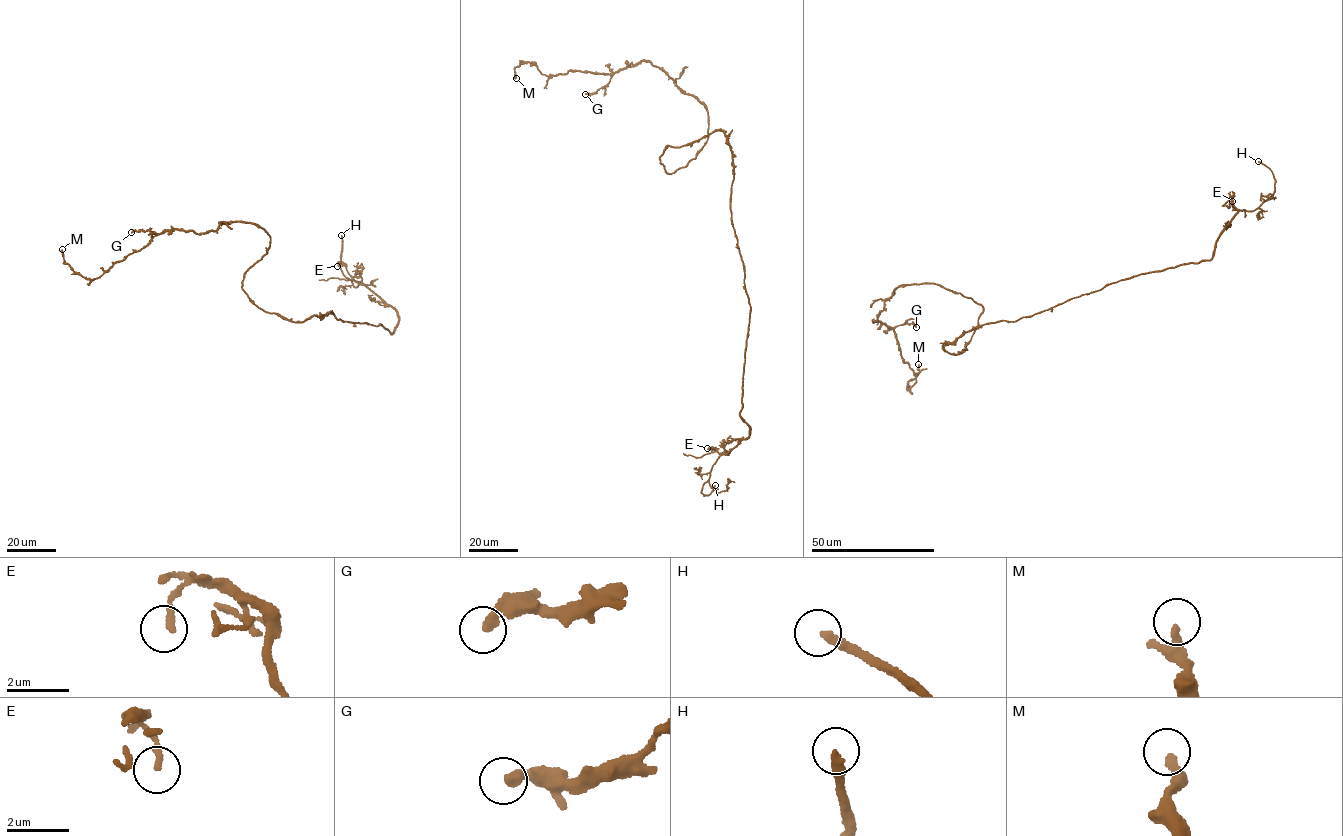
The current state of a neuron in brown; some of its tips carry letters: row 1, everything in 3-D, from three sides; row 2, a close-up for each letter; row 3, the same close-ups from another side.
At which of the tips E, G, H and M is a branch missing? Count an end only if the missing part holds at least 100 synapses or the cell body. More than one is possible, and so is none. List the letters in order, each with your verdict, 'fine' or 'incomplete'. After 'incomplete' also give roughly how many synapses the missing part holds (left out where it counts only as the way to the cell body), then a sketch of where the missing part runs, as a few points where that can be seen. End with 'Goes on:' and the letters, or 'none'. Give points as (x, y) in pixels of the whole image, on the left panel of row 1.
E: fine
G: fine
H: incomplete; missing branch runs (341, 235), (333, 218)
M: fine
Goes on: H

